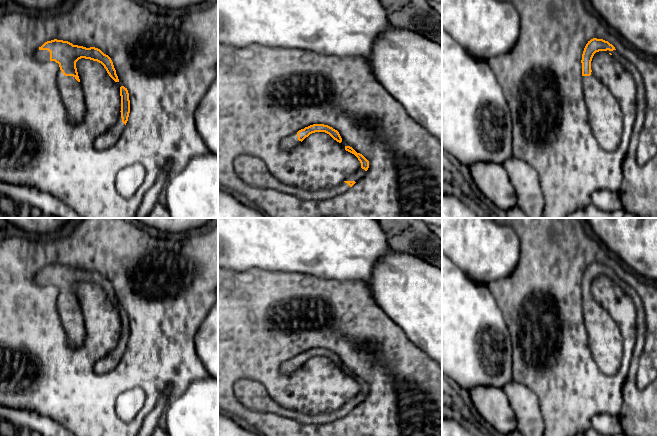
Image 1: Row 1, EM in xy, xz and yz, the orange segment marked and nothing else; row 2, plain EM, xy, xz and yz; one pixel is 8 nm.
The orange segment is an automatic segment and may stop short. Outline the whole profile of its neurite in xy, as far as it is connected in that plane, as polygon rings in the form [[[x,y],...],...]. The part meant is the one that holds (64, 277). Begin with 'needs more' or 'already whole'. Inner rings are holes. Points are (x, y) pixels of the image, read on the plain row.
needs more | [[[54,263],[39,271],[34,281],[38,285],[55,285],[59,288],[57,310],[66,331],[68,343],[73,348],[83,343],[86,331],[83,311],[76,292],[76,286],[79,283],[85,282],[101,287],[109,300],[115,306],[119,306],[111,282],[95,271],[86,272]]]

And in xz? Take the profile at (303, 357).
needs more | [[[313,348],[298,356],[292,357],[287,361],[284,361],[280,366],[280,371],[283,374],[291,374],[297,371],[306,361],[315,356],[325,356],[329,358],[334,364],[341,367],[342,362],[339,356],[332,351],[324,348]]]

